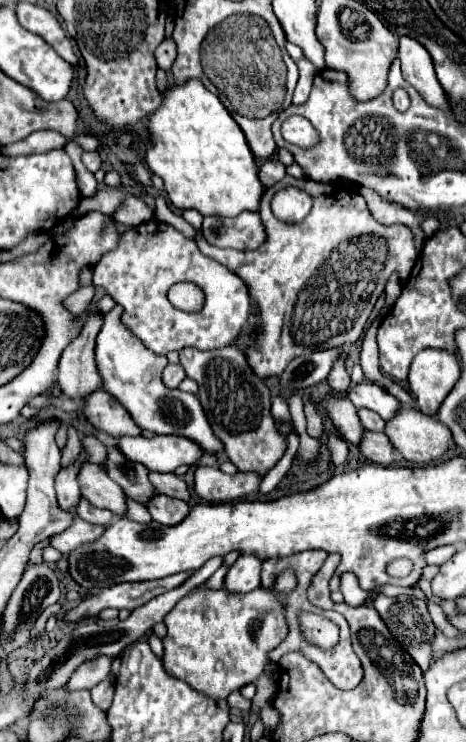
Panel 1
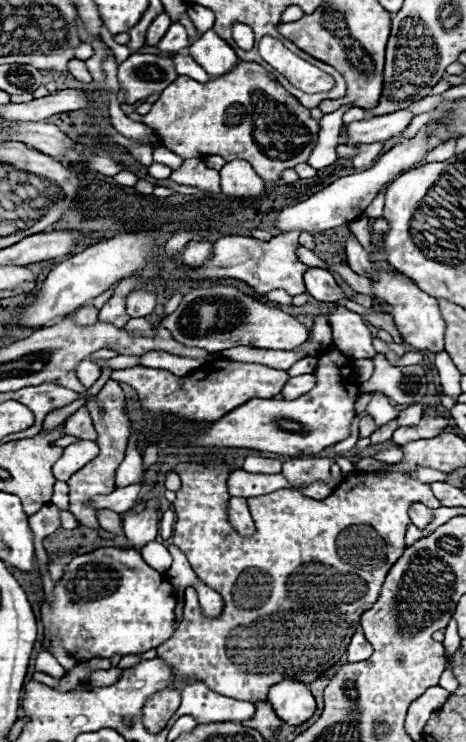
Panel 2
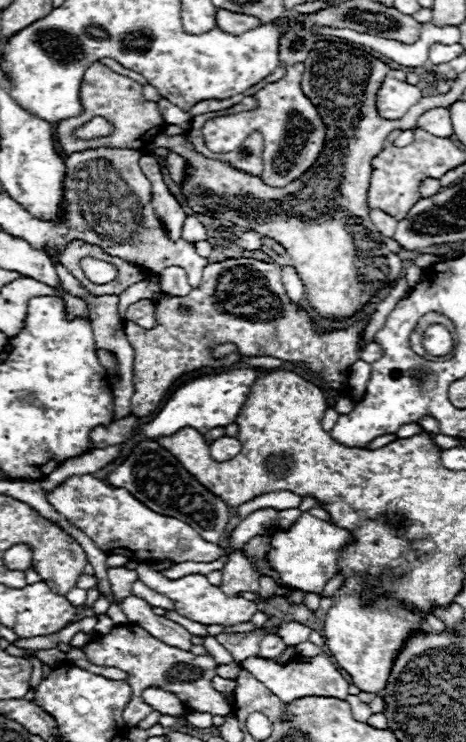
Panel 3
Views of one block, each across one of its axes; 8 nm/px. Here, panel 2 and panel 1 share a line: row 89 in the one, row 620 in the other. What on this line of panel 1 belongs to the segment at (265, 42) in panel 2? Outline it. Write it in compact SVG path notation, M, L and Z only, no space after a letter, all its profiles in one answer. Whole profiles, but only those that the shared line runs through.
M300 612L298 620L300 620L302 636L310 644L326 650L338 642L338 632L334 632L336 626L324 616L312 612Z

